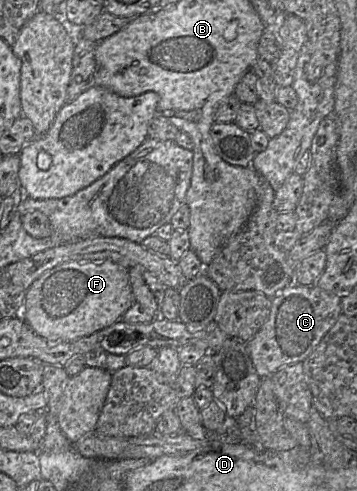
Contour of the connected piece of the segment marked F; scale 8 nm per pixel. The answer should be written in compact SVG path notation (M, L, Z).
M110 260L71 261L46 271L26 289L22 318L47 341L73 341L120 320L132 303L127 269Z

